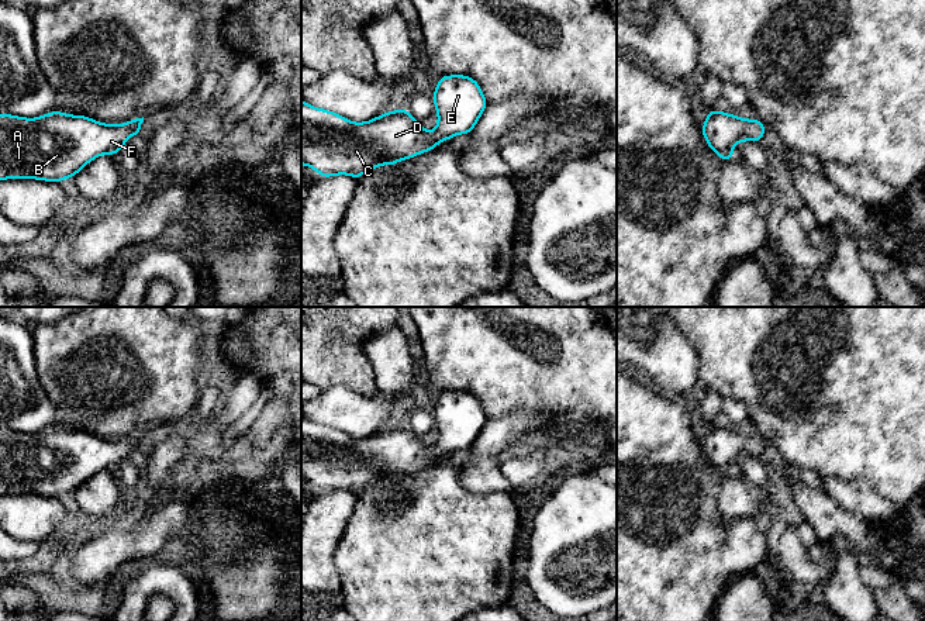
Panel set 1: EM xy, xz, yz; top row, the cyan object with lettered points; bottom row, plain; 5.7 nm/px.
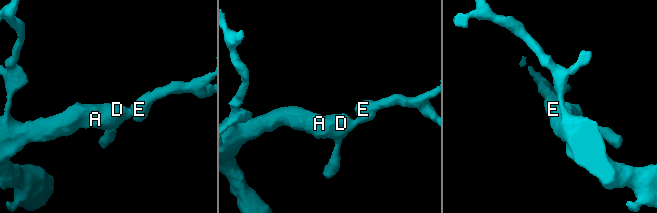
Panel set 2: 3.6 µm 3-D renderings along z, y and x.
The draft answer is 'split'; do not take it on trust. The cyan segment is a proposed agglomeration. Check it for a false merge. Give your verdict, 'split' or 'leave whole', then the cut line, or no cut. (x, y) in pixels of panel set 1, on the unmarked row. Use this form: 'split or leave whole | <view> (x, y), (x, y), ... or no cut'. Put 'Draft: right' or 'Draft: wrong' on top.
Draft: wrong
leave whole | no cut

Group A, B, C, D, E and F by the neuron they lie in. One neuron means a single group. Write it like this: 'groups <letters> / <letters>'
groups A B C D E F

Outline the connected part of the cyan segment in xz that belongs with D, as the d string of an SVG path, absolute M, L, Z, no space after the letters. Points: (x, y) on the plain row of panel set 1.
M463 390L442 391L432 414L438 428L438 441L434 446L424 445L404 422L366 438L352 438L334 427L315 424L301 415L301 480L310 482L322 493L349 490L359 494L379 480L394 480L434 465L443 455L472 448L487 421L477 397Z

